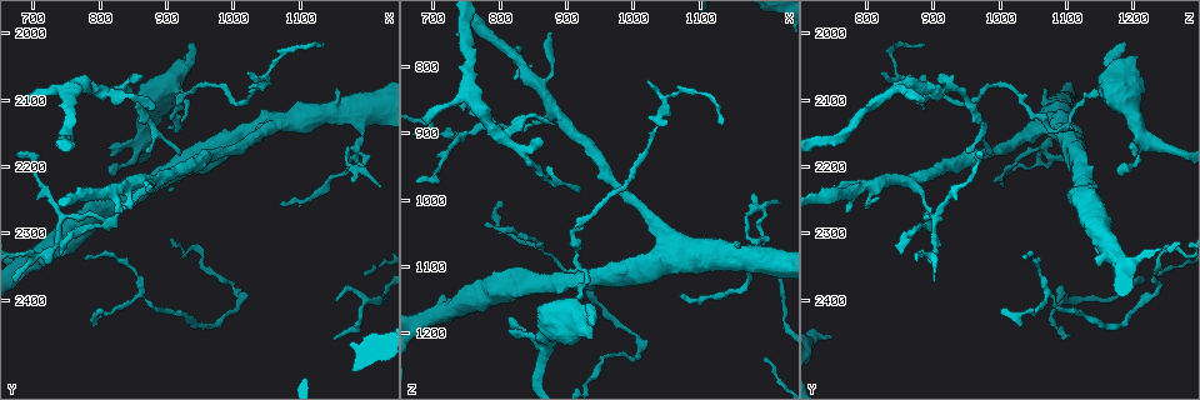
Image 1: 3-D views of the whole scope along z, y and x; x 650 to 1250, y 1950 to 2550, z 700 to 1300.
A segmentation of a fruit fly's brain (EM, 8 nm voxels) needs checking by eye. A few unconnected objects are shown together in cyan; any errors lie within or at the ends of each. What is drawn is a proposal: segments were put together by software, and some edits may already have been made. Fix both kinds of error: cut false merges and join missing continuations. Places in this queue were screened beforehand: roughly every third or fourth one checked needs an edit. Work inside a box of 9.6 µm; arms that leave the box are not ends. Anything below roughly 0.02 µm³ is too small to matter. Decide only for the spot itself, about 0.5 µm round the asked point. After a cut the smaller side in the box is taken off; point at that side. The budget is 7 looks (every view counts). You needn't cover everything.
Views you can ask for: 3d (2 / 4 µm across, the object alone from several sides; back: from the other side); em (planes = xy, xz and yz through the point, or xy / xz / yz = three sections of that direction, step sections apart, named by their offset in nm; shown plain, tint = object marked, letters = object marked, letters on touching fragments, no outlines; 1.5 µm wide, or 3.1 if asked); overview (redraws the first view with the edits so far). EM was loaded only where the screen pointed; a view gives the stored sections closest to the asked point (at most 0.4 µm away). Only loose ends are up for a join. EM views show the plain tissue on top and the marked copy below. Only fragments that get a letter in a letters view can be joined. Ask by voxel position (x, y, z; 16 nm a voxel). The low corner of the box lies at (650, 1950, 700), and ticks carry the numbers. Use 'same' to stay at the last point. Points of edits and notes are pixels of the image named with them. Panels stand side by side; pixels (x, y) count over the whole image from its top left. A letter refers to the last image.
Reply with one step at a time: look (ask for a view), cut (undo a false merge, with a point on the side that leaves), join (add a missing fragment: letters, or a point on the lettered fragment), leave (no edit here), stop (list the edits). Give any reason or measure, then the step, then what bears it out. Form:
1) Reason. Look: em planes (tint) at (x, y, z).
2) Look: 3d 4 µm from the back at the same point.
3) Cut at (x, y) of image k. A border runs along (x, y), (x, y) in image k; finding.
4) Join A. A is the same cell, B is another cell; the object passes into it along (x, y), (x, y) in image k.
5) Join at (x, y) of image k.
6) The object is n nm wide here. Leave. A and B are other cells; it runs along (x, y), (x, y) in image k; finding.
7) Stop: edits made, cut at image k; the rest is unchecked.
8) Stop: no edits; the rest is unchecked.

Free end. Look: em xy step 8 (letters) at (885, 2115, 885).

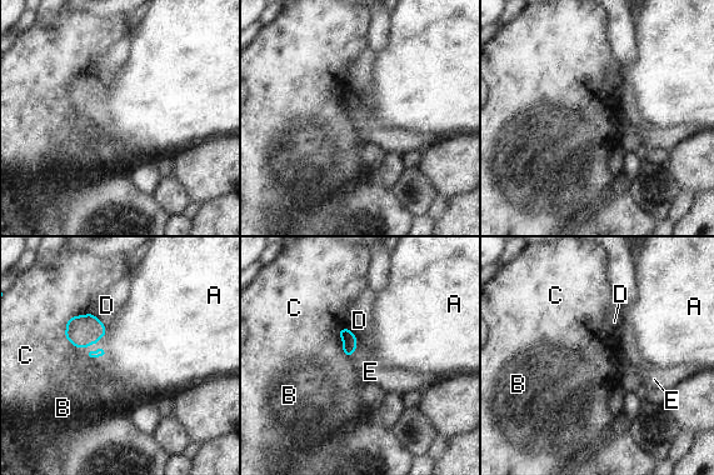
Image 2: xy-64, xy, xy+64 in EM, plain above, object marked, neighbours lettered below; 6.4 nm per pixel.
Join E. E is the same cell, A, B, C and D are other cells; the object passes into it along (345, 334), (354, 350), (370, 371) in image 2; the neuron continues.

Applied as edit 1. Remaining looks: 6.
See it whole again. Look: overview.

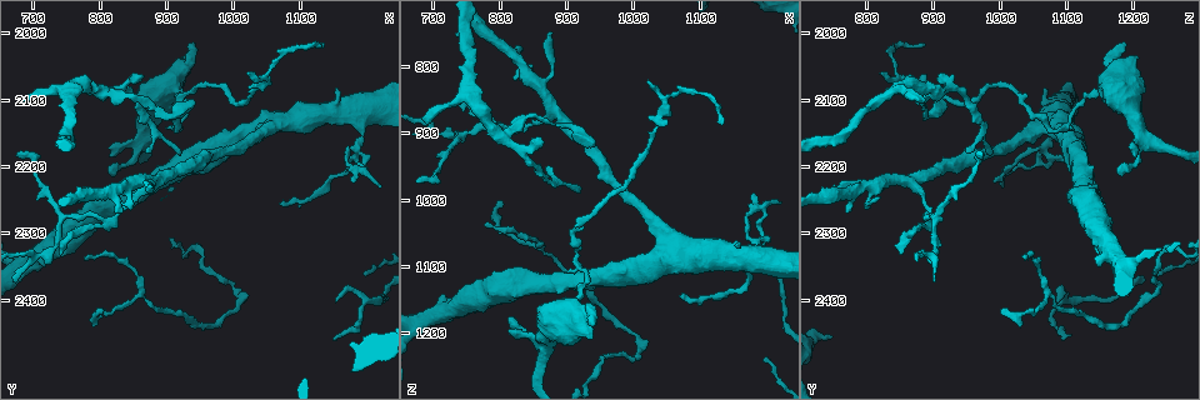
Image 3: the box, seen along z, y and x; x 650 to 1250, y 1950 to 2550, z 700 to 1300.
Free end. Look: em yz step 4 (tint) at (1020, 2060, 825).

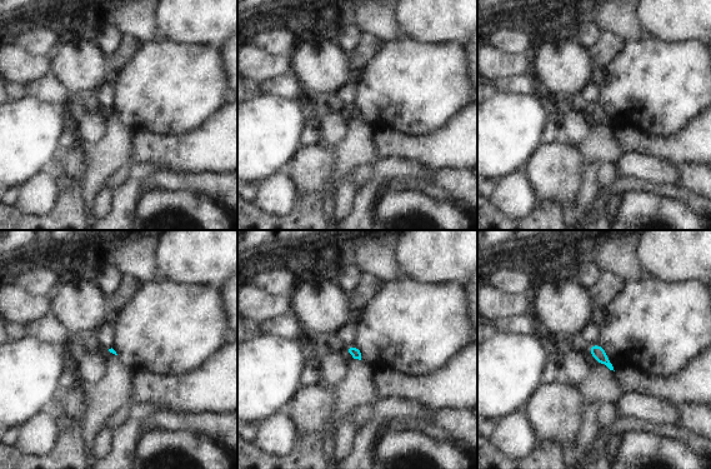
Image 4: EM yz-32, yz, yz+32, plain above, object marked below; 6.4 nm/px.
Look: em planes (letters) at the same point.

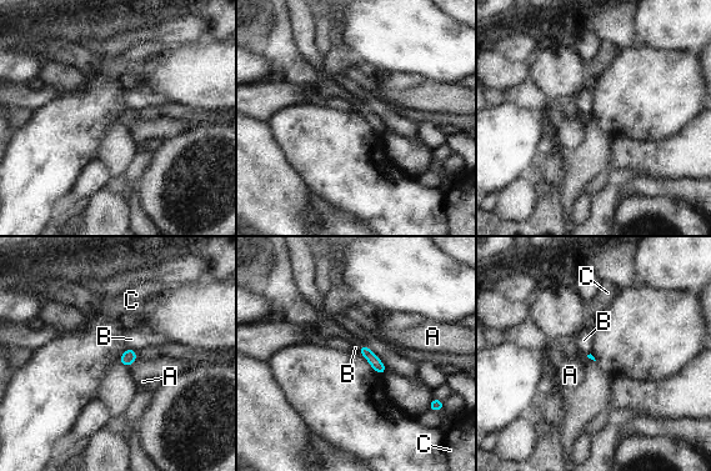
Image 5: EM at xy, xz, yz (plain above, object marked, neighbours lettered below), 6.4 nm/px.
Leave. A, B and C are other cells; a border runs along (128, 347), (136, 349) in image 5; none of them fits.

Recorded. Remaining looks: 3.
Thick turns thin. Look: 3d 4 µm from the back at (870, 2160, 1220).

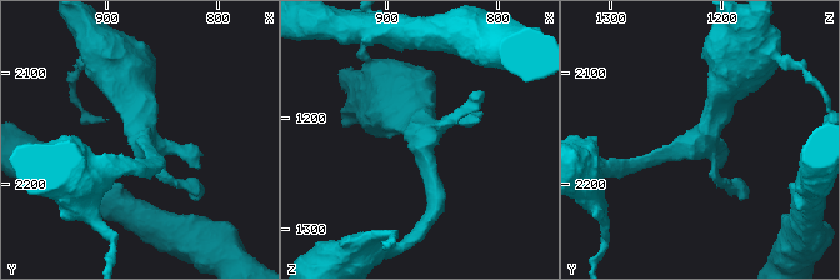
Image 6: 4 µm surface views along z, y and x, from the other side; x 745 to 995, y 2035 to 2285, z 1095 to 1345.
Look: em planes (letters) at (868, 2158, 1220).

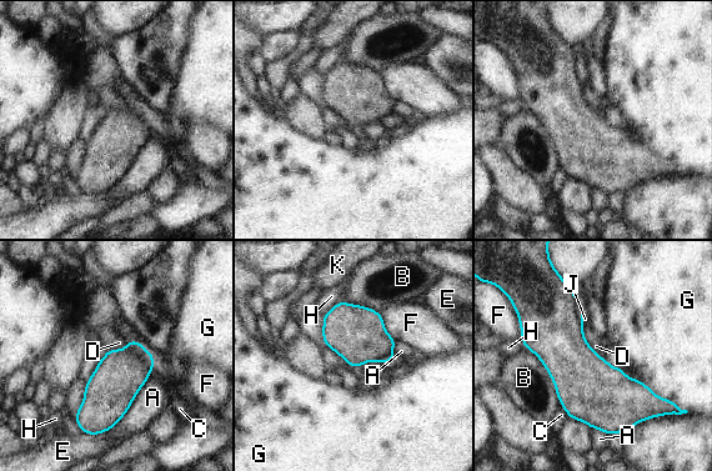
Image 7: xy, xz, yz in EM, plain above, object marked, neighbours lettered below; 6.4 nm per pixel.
Leave. A, B, C, D, E, F, G, H, J and K are other cells; a border runs along (148, 379), (126, 412), (108, 431) in image 7; continuous, no second neuron.

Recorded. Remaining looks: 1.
Stop: edits made, join at image 2; the rest is unchecked.

